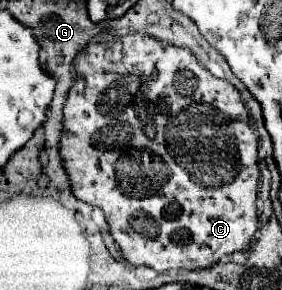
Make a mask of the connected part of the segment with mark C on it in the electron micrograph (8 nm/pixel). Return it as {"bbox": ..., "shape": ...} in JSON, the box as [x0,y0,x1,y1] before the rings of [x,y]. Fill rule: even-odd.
{"bbox":[62,32,260,272],"shape":[[[102,32],[100,36],[94,36],[90,44],[86,44],[78,56],[74,58],[74,86],[68,90],[66,96],[66,106],[64,106],[64,132],[62,132],[62,160],[66,164],[66,172],[70,176],[72,192],[78,196],[78,200],[88,202],[92,206],[98,206],[104,210],[106,220],[110,224],[110,232],[114,240],[120,244],[124,258],[132,266],[150,266],[156,272],[166,272],[174,268],[186,268],[186,270],[196,270],[196,268],[208,268],[210,264],[216,264],[220,258],[248,250],[254,234],[258,232],[258,180],[260,180],[260,168],[258,168],[258,132],[252,124],[250,112],[246,104],[240,98],[240,92],[236,90],[234,84],[228,80],[212,76],[204,66],[200,66],[194,58],[194,54],[188,48],[172,46],[172,44],[162,44],[160,40],[146,36],[146,34],[126,34],[118,36],[114,32]]]}

